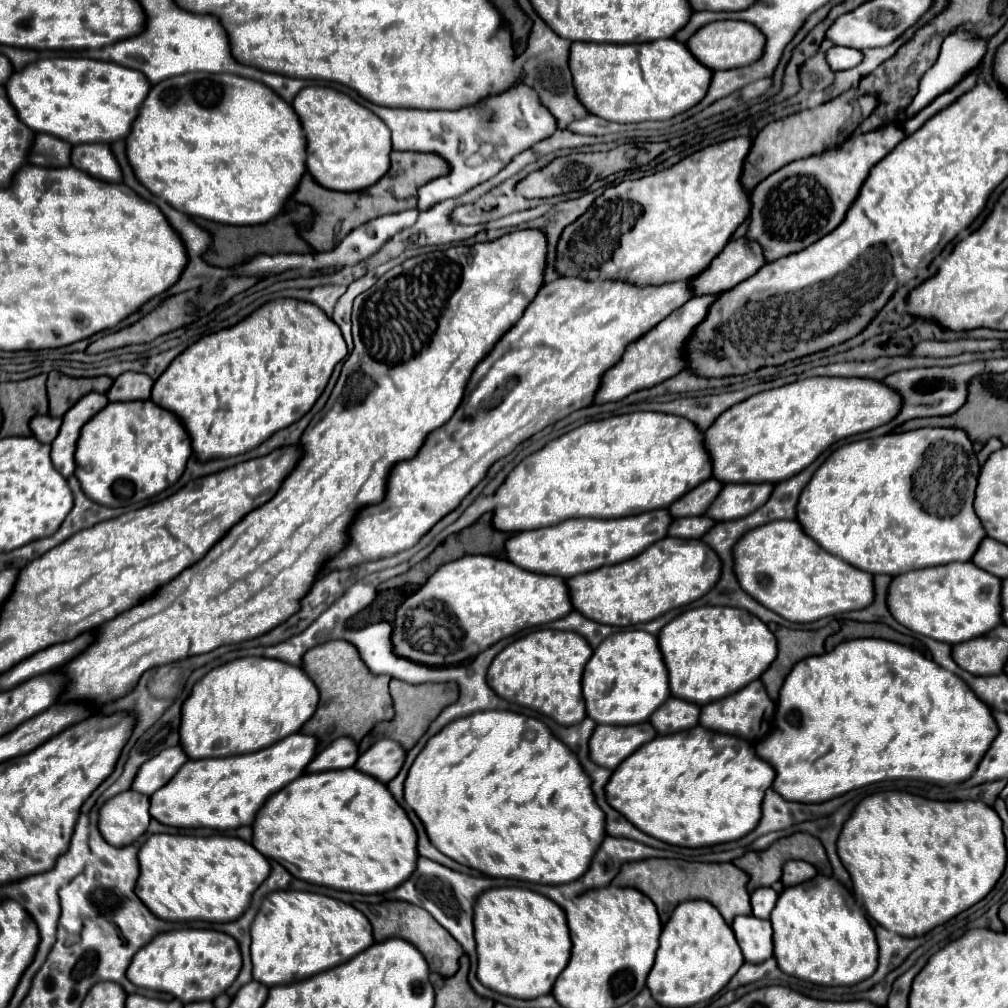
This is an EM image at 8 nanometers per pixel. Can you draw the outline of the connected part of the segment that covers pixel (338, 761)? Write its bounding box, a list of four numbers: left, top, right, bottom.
[306,738,360,772]

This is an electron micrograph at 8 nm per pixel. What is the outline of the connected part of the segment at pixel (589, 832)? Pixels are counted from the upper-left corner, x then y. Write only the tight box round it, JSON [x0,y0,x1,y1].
[404,710,606,884]

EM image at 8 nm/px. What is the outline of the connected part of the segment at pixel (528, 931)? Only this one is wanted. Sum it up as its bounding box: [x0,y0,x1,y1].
[474,886,570,998]

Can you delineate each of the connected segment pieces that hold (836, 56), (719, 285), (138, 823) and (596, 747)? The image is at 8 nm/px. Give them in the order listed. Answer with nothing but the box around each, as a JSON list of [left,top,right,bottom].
[[828,46,864,70],[690,238,764,296],[98,790,150,846],[590,722,656,770]]

